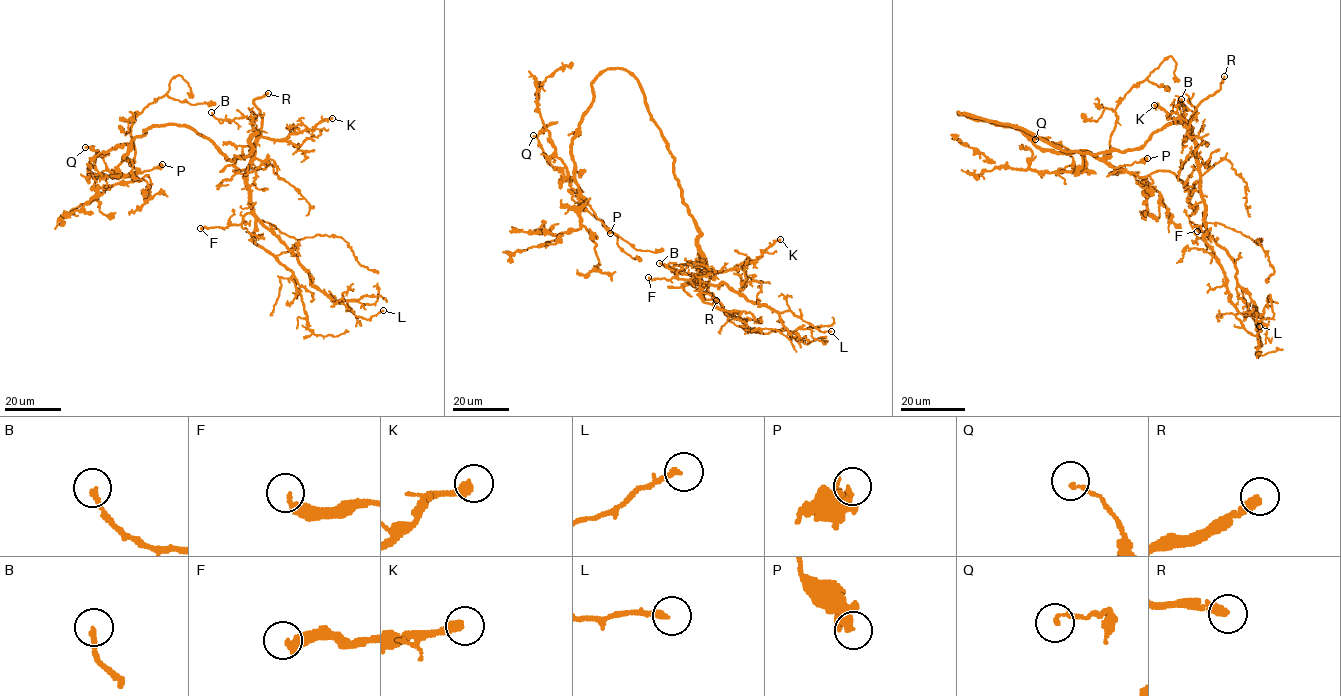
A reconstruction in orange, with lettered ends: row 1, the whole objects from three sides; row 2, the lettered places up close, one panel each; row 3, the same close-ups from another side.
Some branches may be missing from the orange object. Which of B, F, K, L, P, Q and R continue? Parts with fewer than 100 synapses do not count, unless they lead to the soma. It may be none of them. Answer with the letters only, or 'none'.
R

